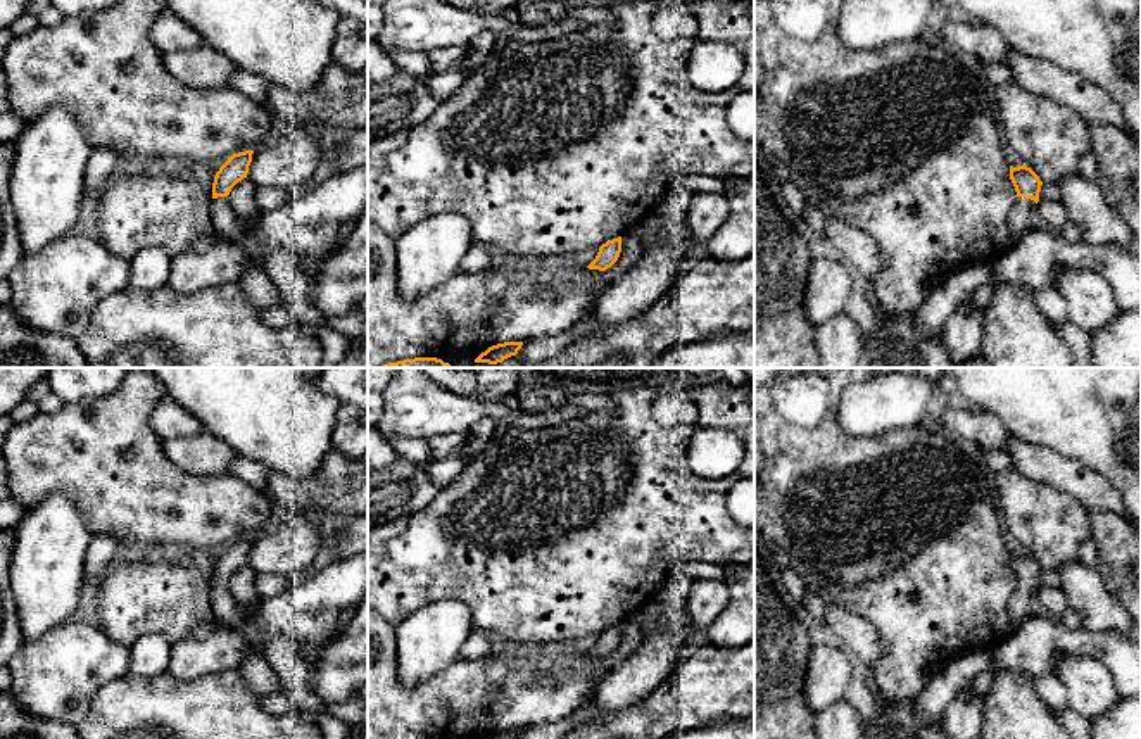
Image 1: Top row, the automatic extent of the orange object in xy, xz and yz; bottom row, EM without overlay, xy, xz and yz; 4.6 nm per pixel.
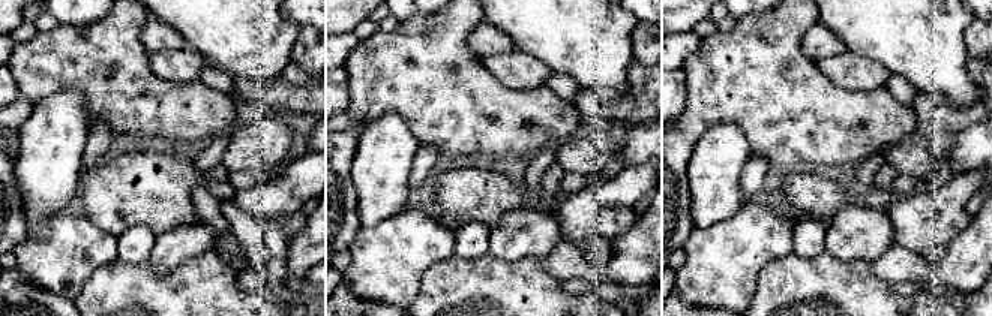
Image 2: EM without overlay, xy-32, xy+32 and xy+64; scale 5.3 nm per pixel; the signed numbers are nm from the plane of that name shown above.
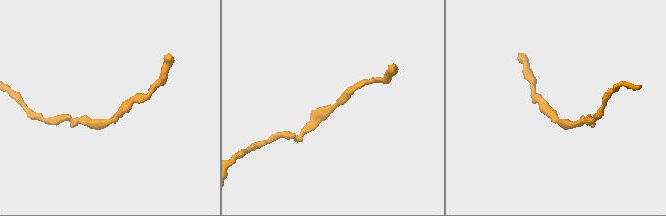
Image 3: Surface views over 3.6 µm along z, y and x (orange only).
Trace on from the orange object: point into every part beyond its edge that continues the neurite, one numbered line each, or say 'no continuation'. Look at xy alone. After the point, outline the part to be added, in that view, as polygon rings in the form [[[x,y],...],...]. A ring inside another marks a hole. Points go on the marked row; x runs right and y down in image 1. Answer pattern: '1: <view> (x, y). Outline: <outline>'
1: xy (226, 225). Outline: [[[228,197],[212,199],[211,219],[214,224],[214,231],[221,238],[242,245],[249,254],[255,252],[255,242],[250,237],[249,228],[245,228],[240,218],[233,214]]]

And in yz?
1: yz (1019, 216). Outline: [[[1017,197],[1015,204],[1012,205],[1008,226],[1012,231],[1012,238],[1015,242],[1018,242],[1022,238],[1022,235],[1027,231],[1029,212],[1034,205],[1036,205],[1036,202],[1031,199],[1025,199],[1025,197]]]

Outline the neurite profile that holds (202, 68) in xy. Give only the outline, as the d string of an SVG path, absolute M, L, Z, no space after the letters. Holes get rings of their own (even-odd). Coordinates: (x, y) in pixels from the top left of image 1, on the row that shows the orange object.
M207 45L162 54L164 67L183 85L197 90L228 86L235 64Z

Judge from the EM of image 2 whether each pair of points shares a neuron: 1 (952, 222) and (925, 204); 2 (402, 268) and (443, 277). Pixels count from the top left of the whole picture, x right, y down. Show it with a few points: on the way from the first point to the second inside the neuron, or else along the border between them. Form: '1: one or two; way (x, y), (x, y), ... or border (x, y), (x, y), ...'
1: one; way (946, 217), (937, 216), (931, 210)
2: two; border (453, 253), (425, 271), (420, 291), (413, 300)

